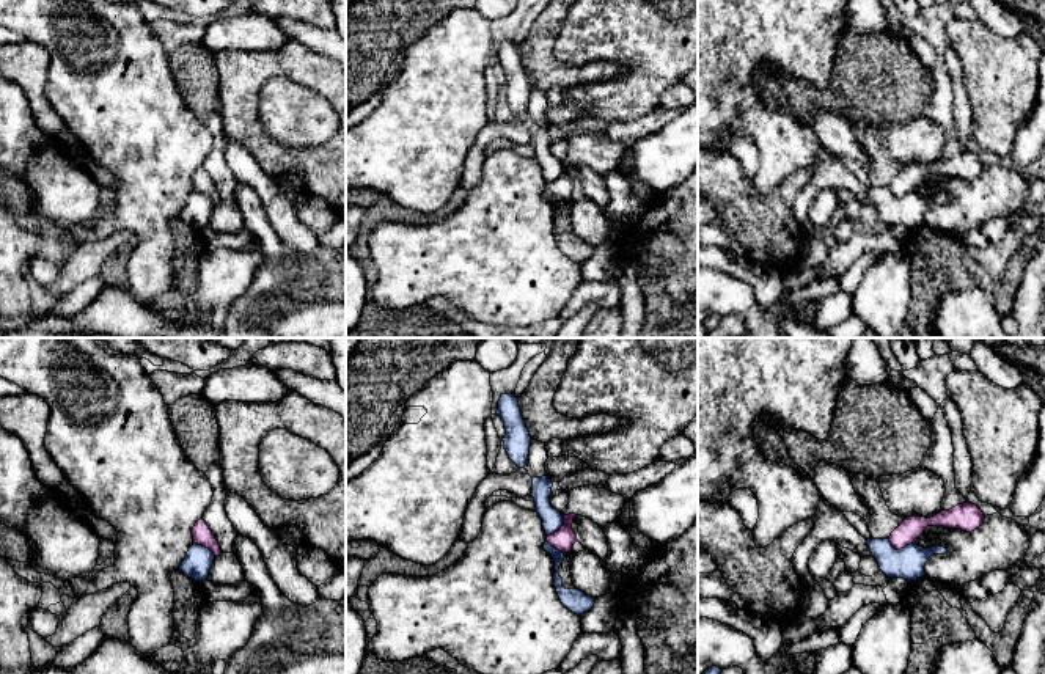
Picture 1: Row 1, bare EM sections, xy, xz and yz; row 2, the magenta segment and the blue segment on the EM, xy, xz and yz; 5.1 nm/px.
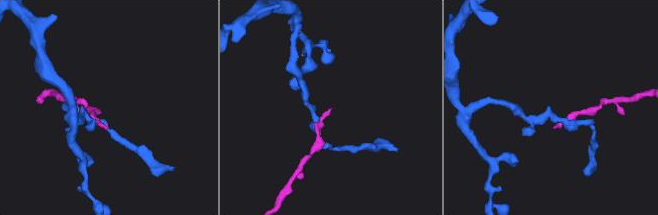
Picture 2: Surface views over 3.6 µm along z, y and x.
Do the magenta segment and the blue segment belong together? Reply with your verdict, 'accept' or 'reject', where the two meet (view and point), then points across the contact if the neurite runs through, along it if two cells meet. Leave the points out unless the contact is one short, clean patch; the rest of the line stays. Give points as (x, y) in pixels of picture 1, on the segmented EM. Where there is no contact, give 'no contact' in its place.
reject; meets magenta in xz at (550, 534); border along xz (564, 516), (564, 522), (546, 538), (563, 553)

